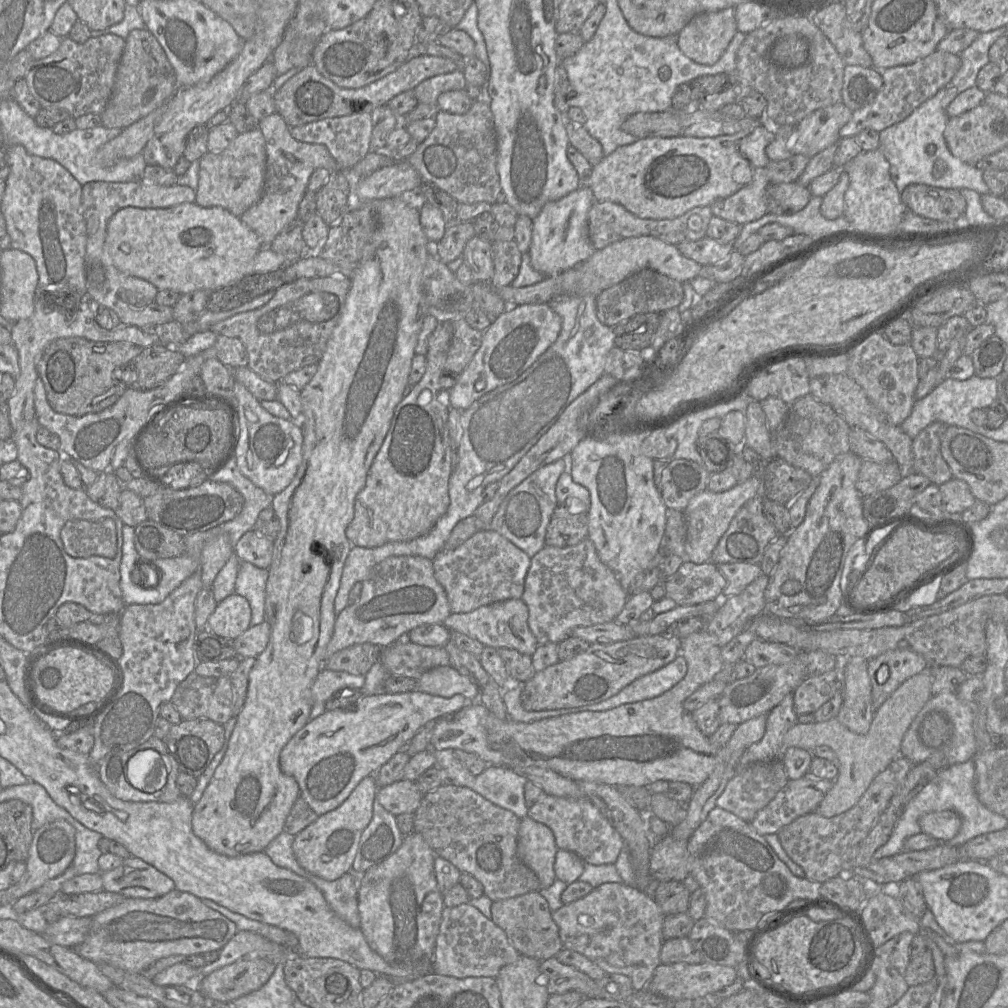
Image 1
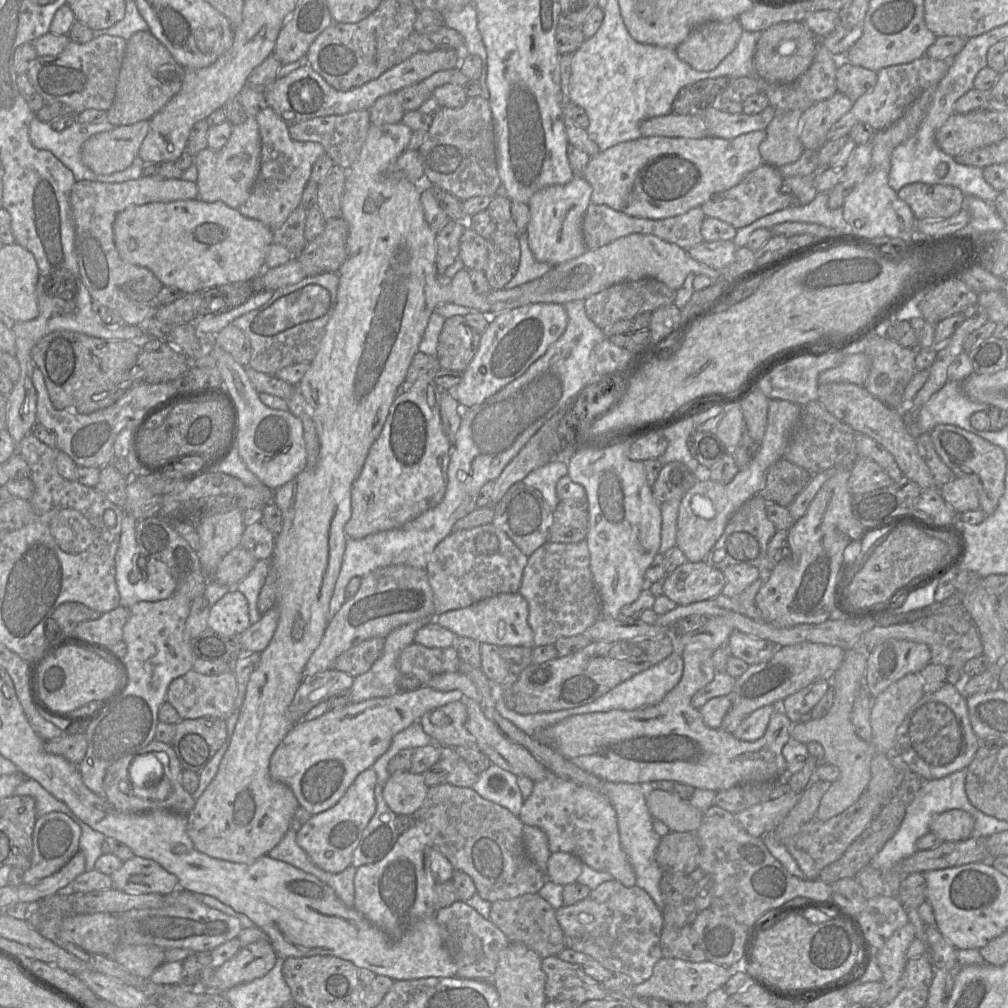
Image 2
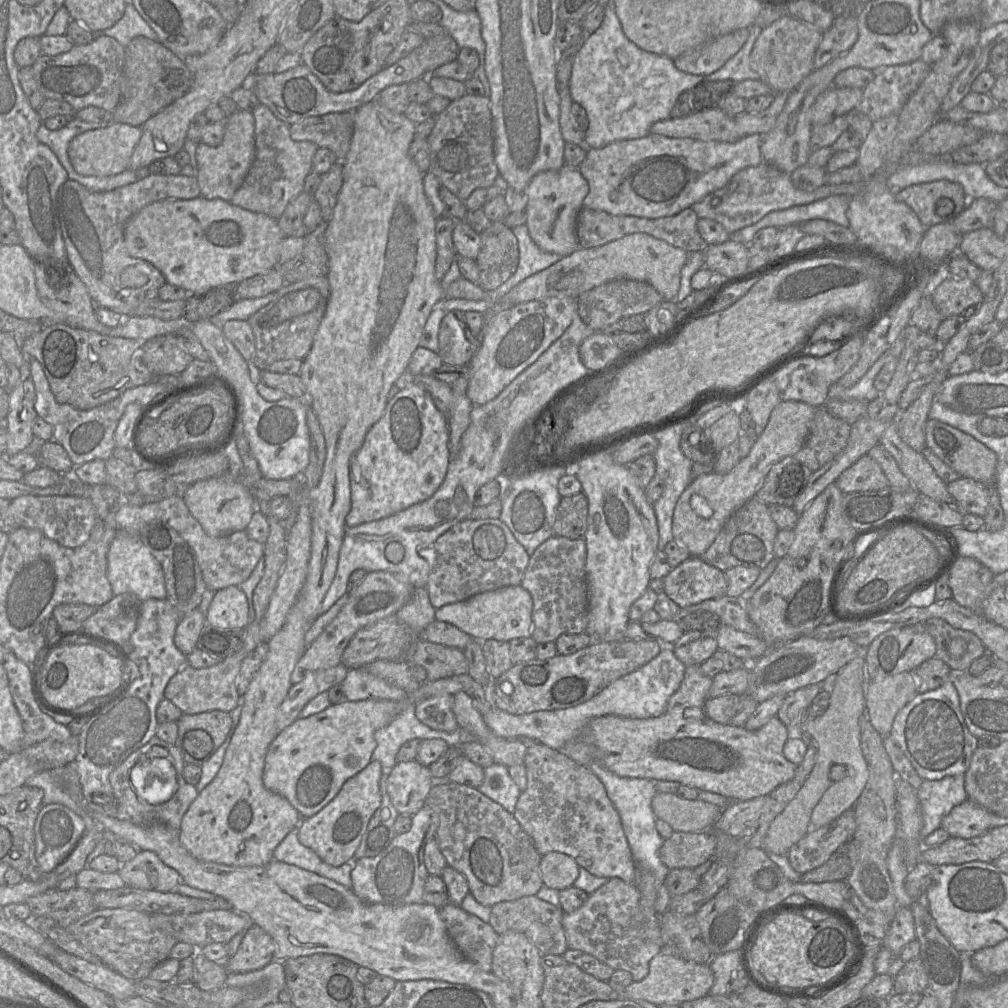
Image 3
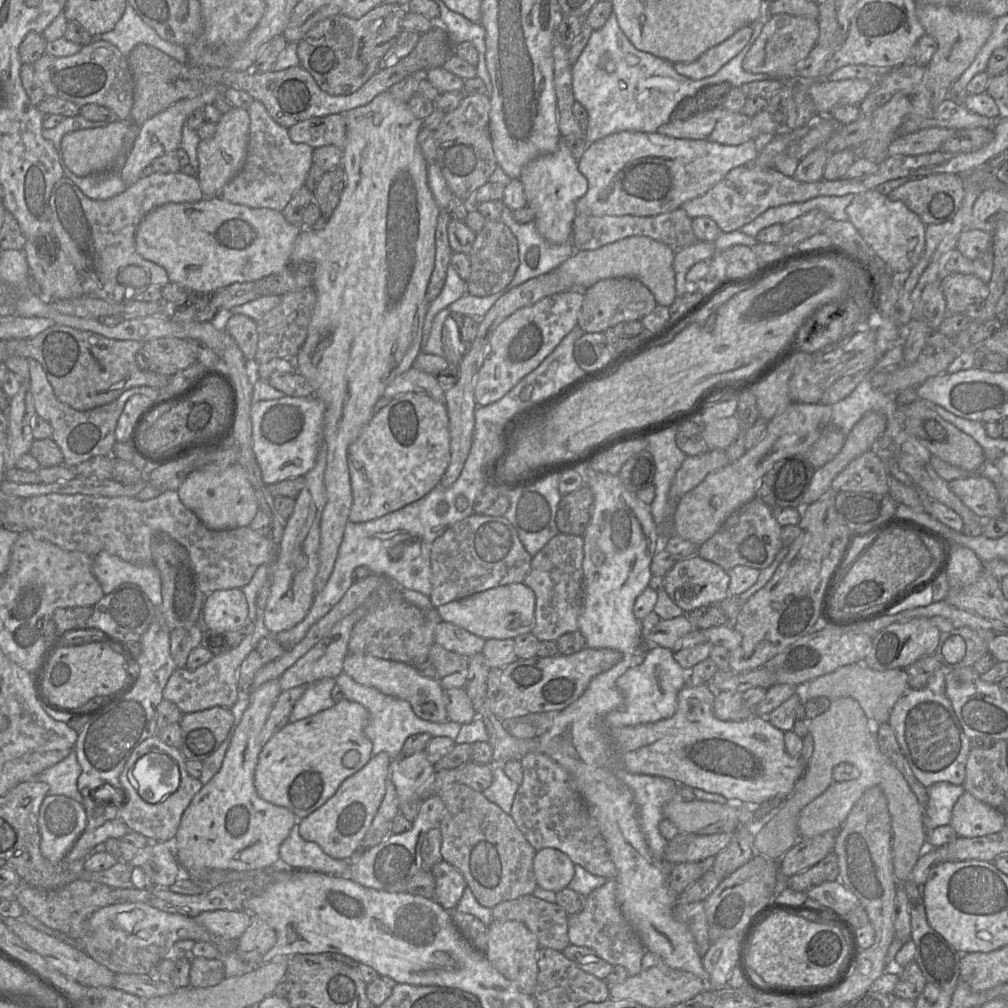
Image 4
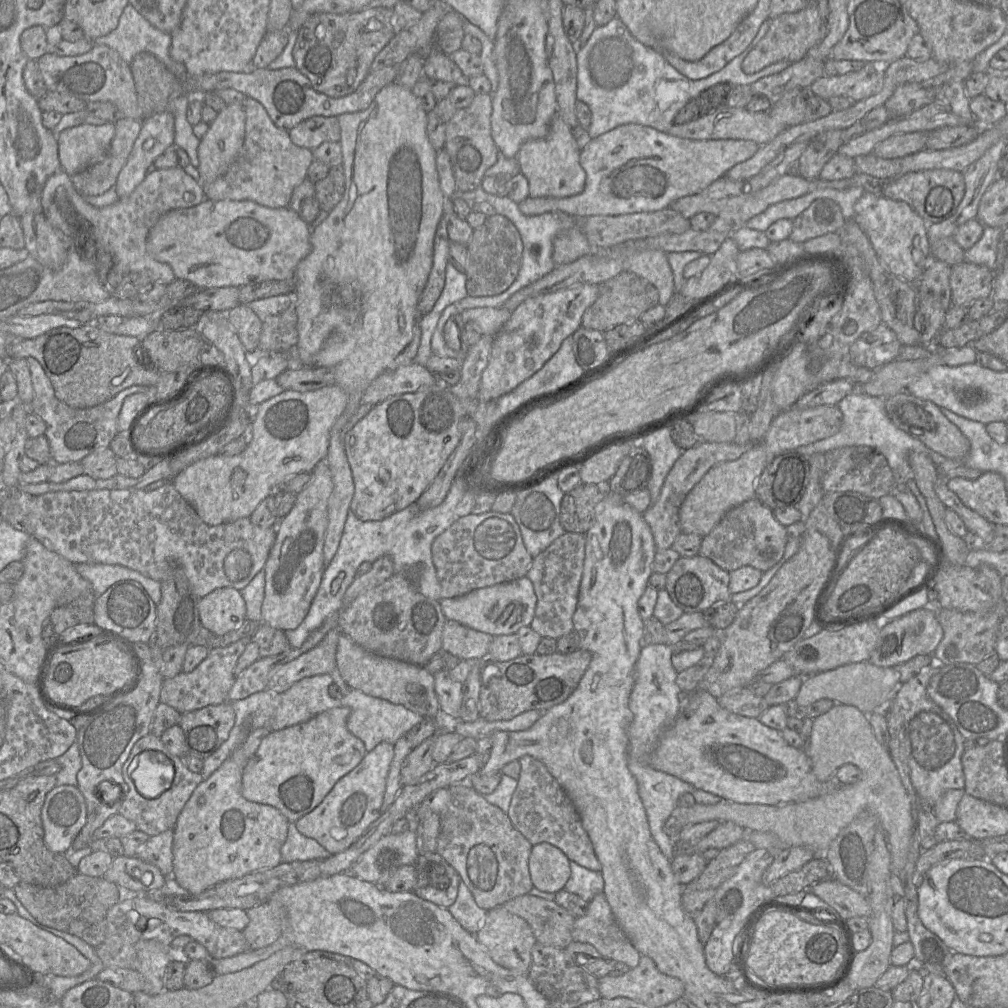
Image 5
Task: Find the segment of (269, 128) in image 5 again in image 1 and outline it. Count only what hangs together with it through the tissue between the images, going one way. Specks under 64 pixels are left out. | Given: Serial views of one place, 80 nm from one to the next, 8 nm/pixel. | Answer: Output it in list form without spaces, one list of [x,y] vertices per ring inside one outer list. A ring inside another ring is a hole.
[[[278,112],[261,119],[259,128],[265,138],[266,147],[263,192],[258,202],[251,206],[240,219],[258,235],[263,247],[267,247],[286,225],[298,218],[299,204],[307,191],[312,173],[320,167],[330,172],[340,168],[325,145],[294,139],[290,133],[290,126]]]

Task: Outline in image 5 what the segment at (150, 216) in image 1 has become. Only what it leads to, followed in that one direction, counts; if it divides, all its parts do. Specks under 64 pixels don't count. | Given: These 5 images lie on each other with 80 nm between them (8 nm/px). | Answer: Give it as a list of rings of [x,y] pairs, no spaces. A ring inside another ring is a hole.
[[[206,199],[191,208],[175,209],[164,214],[151,229],[147,253],[156,261],[168,264],[176,279],[187,280],[198,289],[241,287],[268,280],[294,278],[299,262],[311,251],[311,226],[289,207],[268,208],[253,201],[212,201]]]

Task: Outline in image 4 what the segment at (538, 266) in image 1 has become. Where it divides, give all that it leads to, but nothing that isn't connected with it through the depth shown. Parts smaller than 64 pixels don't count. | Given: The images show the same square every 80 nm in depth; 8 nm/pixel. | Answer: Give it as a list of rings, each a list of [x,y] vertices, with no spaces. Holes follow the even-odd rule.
[[[560,134],[555,152],[539,156],[527,163],[520,174],[526,203],[535,213],[538,233],[553,244],[571,243],[572,225],[576,216],[576,203],[588,190],[588,181],[578,169],[576,160]]]

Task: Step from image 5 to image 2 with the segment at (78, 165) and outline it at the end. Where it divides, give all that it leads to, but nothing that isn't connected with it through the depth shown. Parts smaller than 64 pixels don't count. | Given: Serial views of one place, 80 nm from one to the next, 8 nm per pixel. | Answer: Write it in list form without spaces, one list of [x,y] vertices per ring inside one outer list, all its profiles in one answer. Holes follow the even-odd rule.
[[[143,120],[92,135],[81,147],[82,163],[99,175],[127,169],[137,159],[149,123],[149,120]]]

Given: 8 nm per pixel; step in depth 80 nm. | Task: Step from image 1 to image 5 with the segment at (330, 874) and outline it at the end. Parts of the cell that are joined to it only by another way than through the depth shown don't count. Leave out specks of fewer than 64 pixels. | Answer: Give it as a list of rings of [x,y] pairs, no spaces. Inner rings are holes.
[[[379,743],[362,761],[337,781],[323,801],[298,819],[298,831],[316,840],[331,855],[349,848],[381,814],[387,777],[394,757],[394,744]]]

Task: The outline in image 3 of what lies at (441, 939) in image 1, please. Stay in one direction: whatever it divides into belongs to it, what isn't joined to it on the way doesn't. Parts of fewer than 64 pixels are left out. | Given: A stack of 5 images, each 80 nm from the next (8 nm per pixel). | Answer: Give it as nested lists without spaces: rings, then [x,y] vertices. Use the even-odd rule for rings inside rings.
[[[452,904],[440,909],[440,915],[462,956],[481,970],[492,971],[493,951],[500,936],[493,927]]]

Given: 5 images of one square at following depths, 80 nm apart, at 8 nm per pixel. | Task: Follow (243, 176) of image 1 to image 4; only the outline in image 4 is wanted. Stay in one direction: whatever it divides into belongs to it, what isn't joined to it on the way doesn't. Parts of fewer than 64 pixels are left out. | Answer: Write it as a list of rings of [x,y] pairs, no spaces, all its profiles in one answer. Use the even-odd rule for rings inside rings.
[[[233,107],[221,116],[216,124],[214,136],[208,140],[200,140],[198,143],[198,181],[204,198],[219,197],[224,186],[242,169],[247,156],[249,127],[248,111]]]

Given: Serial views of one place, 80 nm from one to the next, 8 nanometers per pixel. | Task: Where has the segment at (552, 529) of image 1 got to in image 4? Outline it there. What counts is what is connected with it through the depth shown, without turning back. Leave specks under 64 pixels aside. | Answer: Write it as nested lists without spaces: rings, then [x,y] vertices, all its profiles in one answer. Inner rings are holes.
[[[586,485],[562,496],[556,513],[556,526],[561,534],[584,535],[591,519],[594,497]]]

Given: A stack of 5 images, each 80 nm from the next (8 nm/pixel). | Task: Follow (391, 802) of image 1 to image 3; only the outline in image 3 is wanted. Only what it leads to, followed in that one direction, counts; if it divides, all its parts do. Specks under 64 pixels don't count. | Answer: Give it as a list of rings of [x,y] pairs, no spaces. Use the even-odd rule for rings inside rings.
[[[416,759],[407,762],[397,762],[387,779],[387,793],[399,815],[413,816],[425,804],[435,780],[429,767],[420,764]]]

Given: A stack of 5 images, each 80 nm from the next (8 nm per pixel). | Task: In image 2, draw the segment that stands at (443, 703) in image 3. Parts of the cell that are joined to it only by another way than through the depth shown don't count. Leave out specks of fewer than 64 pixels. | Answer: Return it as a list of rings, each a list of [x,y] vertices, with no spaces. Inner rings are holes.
[[[454,701],[443,706],[434,708],[424,713],[419,719],[425,733],[436,740],[436,745],[444,745],[447,747],[464,746],[469,748],[477,748],[475,738],[466,728],[467,710],[462,701]]]

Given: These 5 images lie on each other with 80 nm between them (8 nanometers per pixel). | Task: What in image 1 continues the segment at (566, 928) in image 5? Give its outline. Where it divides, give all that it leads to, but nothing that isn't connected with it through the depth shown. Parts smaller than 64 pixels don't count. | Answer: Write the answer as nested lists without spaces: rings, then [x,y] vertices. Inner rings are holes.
[[[538,891],[493,902],[491,915],[491,920],[505,932],[511,945],[522,956],[544,961],[555,958],[563,949],[548,902]]]

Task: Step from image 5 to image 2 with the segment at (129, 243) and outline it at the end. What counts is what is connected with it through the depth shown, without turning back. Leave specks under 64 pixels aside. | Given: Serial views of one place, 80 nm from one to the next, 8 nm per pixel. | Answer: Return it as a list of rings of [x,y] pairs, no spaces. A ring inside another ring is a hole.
[[[142,176],[137,180],[122,183],[87,180],[75,182],[69,198],[75,229],[74,248],[79,267],[79,280],[87,288],[92,301],[115,311],[125,324],[138,325],[154,318],[158,309],[156,300],[155,304],[136,303],[128,299],[124,291],[128,287],[133,292],[157,295],[163,284],[147,268],[127,263],[120,258],[113,233],[115,218],[129,206],[197,198],[197,184],[182,179],[155,179]]]

